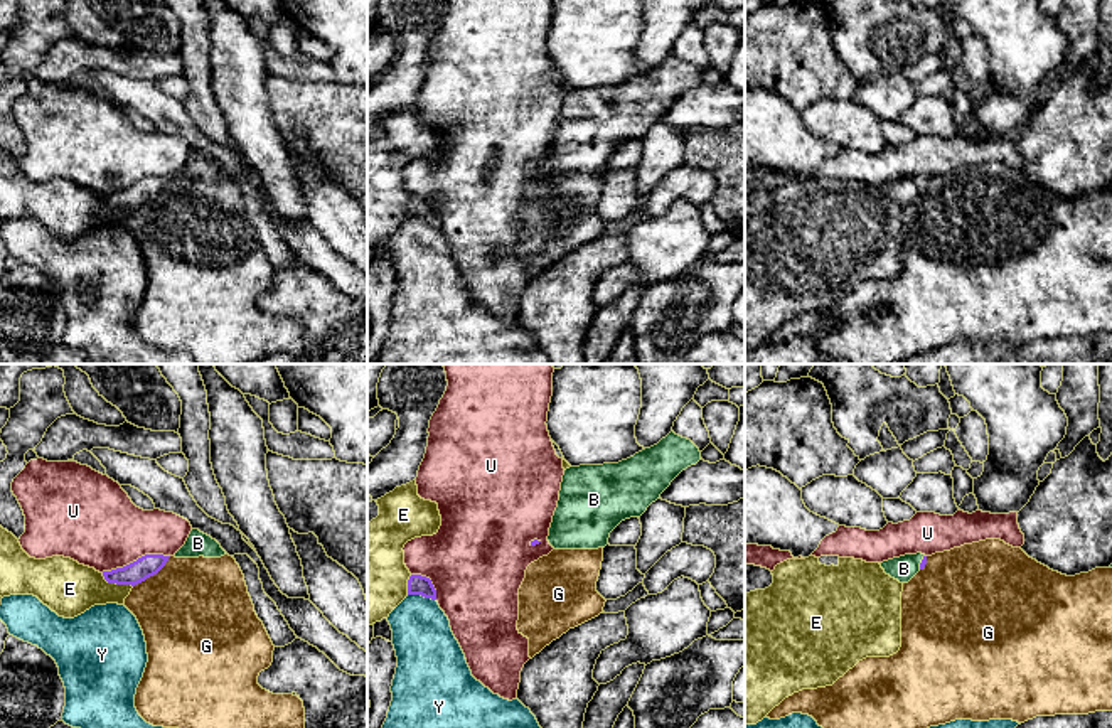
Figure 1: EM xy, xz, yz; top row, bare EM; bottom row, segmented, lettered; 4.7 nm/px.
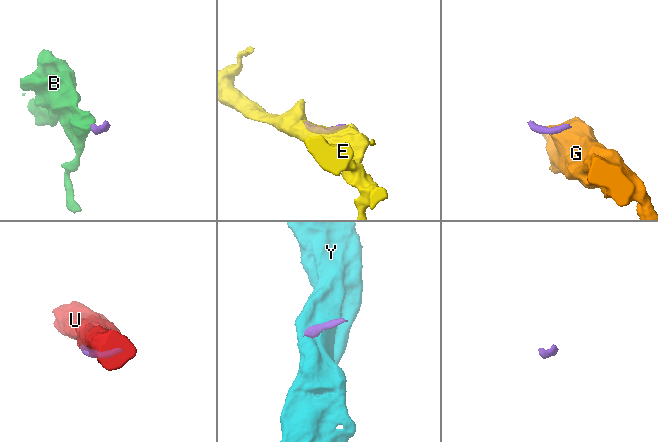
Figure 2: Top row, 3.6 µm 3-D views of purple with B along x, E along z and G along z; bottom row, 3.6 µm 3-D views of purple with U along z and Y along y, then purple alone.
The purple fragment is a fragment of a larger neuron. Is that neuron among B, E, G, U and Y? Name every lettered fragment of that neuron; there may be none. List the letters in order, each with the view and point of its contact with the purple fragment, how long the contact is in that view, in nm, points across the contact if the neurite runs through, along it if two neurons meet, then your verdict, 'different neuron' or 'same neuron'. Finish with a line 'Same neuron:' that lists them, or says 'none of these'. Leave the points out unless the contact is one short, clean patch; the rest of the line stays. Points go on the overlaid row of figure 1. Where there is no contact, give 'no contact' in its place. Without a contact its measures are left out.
B: contact yz (922, 562); length 80 nm; way yz (924, 562), (922, 562), (903, 568); same neuron
E: contact xy (117, 583); length 170 nm; different neuron
G: contact xy (152, 575); length 240 nm; different neuron
U: contact xy (137, 560); length 340 nm; different neuron
Y: contact xz (422, 595); length 140 nm; border xz (408, 594), (435, 600); different neuron
Same neuron: B

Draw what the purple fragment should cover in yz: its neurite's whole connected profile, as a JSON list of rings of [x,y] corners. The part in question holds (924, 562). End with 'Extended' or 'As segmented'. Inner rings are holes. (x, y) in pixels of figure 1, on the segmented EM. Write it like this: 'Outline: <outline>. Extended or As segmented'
Outline: [[[922,553],[905,554],[879,563],[886,575],[898,580],[900,583],[908,583],[920,570],[927,565],[927,556]]]. Extended

